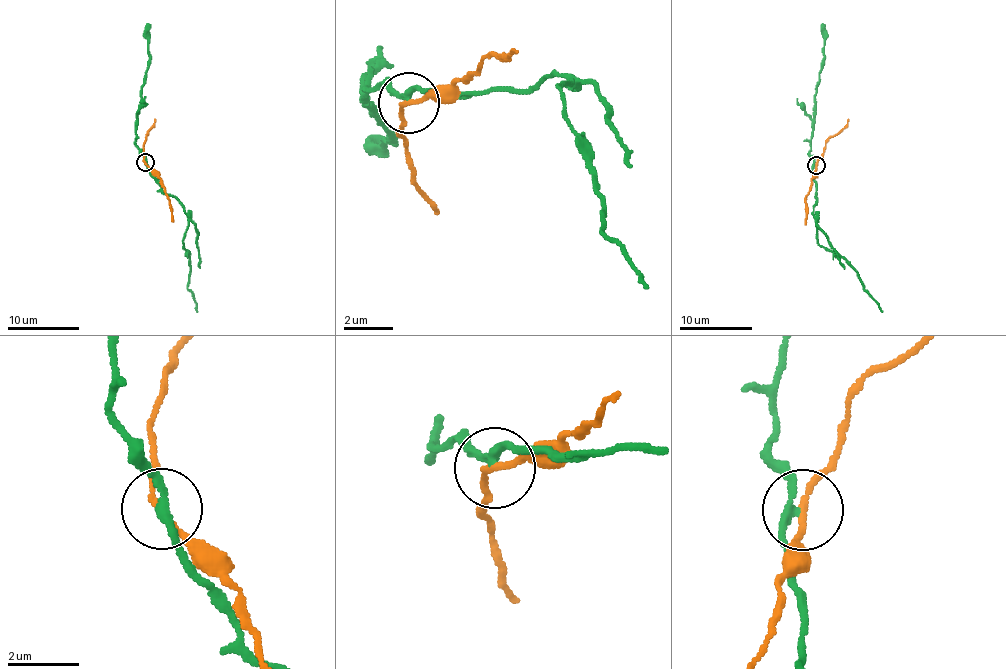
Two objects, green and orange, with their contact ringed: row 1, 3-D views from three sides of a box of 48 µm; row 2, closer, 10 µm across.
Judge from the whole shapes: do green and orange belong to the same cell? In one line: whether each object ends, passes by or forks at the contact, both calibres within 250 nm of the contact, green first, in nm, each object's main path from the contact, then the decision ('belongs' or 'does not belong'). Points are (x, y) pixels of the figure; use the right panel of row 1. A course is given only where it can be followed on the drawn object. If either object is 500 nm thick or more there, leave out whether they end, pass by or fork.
green passes by | orange passes by | 200/150 nm | green via (816, 165), (811, 172), (817, 195), (813, 210), (818, 243), (846, 261), (882, 312) | orange via (817, 164), (806, 196), (804, 224) | does not belong

